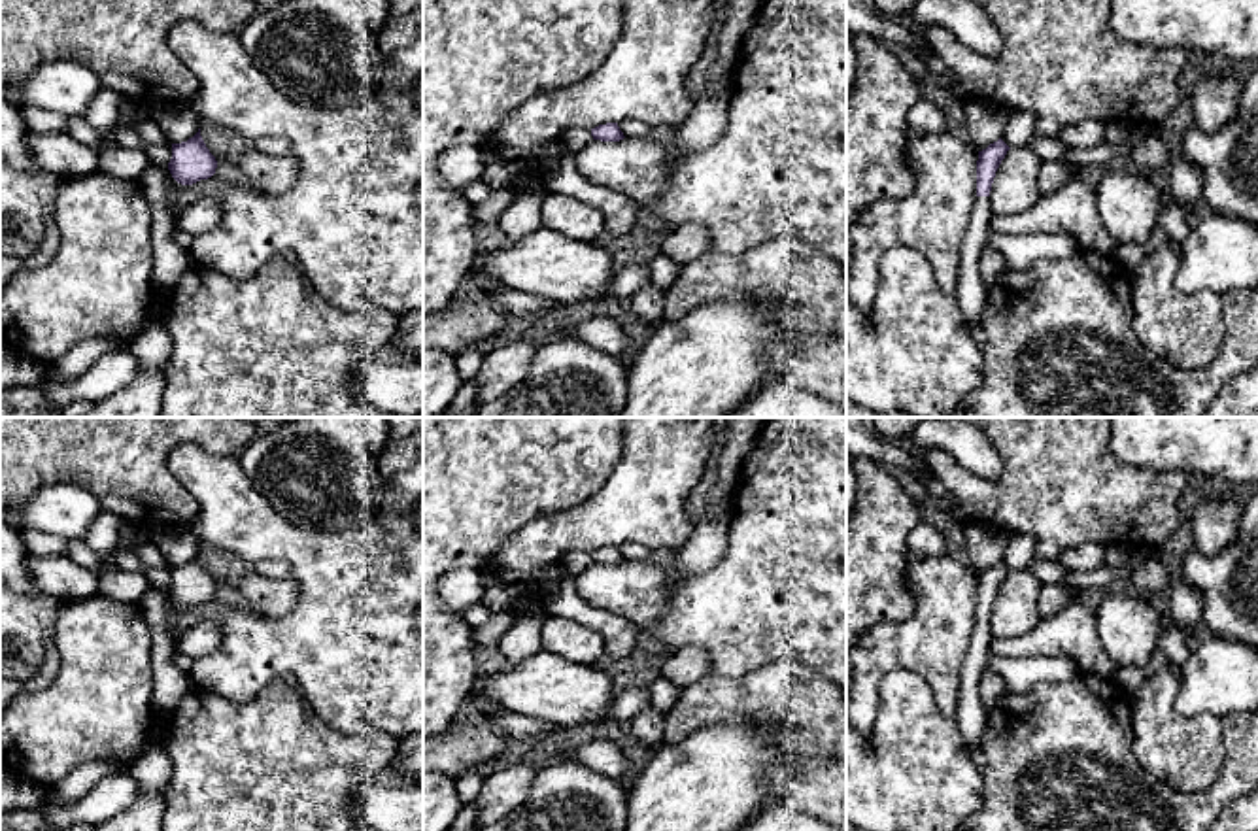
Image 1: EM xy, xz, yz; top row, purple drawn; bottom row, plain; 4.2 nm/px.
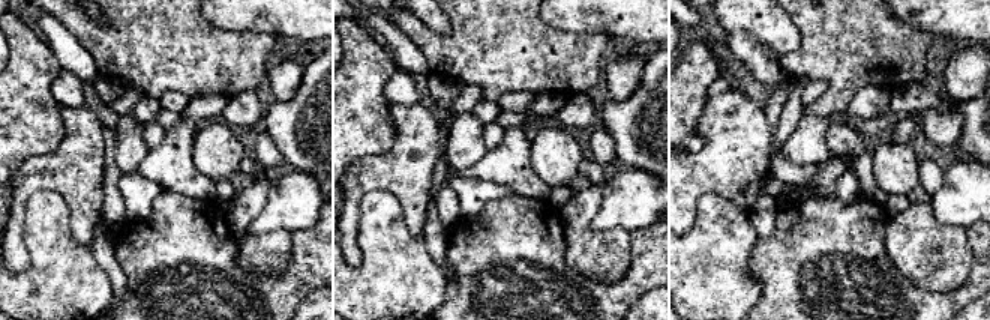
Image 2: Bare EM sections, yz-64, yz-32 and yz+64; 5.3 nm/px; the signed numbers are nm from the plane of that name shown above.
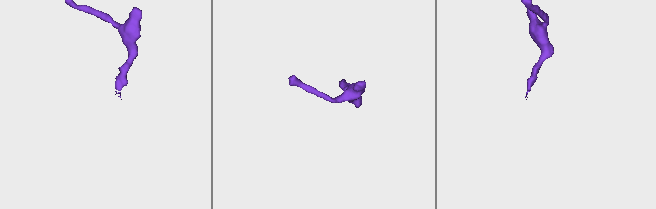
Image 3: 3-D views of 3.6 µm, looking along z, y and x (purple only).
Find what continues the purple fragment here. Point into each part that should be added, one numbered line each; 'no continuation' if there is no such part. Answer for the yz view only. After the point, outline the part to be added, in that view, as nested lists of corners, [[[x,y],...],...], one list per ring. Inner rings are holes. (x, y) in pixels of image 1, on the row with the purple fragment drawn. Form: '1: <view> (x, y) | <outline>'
1: yz (971, 293) | [[[977,196],[977,204],[961,244],[961,261],[958,272],[956,300],[963,319],[971,327],[978,327],[984,317],[988,287],[980,276],[980,253],[990,232],[994,215],[990,196]]]

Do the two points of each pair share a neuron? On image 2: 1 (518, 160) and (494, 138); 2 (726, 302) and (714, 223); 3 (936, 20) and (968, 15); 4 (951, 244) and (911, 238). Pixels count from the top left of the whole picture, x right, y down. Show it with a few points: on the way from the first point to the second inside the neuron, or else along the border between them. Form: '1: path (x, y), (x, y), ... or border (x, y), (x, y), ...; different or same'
1: border (506, 129), (501, 141), (488, 149); different
2: path (716, 283), (716, 242); same
3: path (944, 15), (960, 15); same
4: path (941, 244), (921, 244); same

